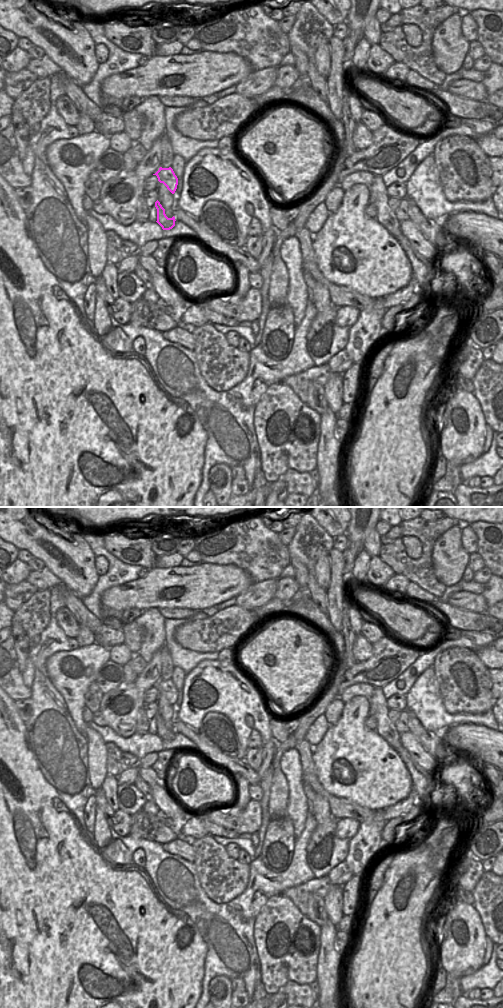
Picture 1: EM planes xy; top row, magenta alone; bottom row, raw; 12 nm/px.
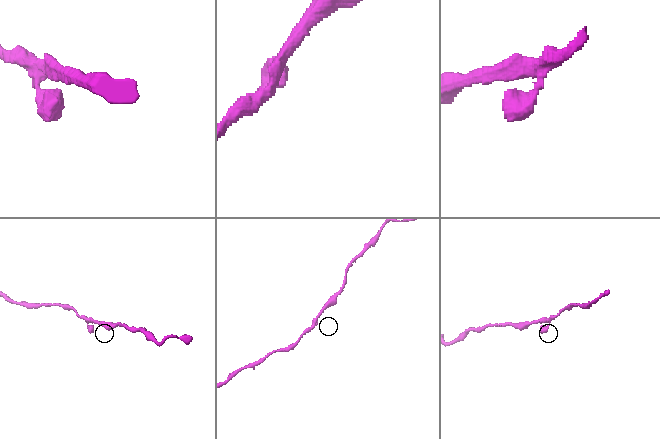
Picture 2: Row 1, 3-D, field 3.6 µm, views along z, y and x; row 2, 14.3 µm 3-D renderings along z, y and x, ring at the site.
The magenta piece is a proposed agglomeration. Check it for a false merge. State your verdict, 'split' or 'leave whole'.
leave whole

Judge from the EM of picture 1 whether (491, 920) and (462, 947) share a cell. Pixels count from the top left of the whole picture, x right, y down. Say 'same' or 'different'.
different

